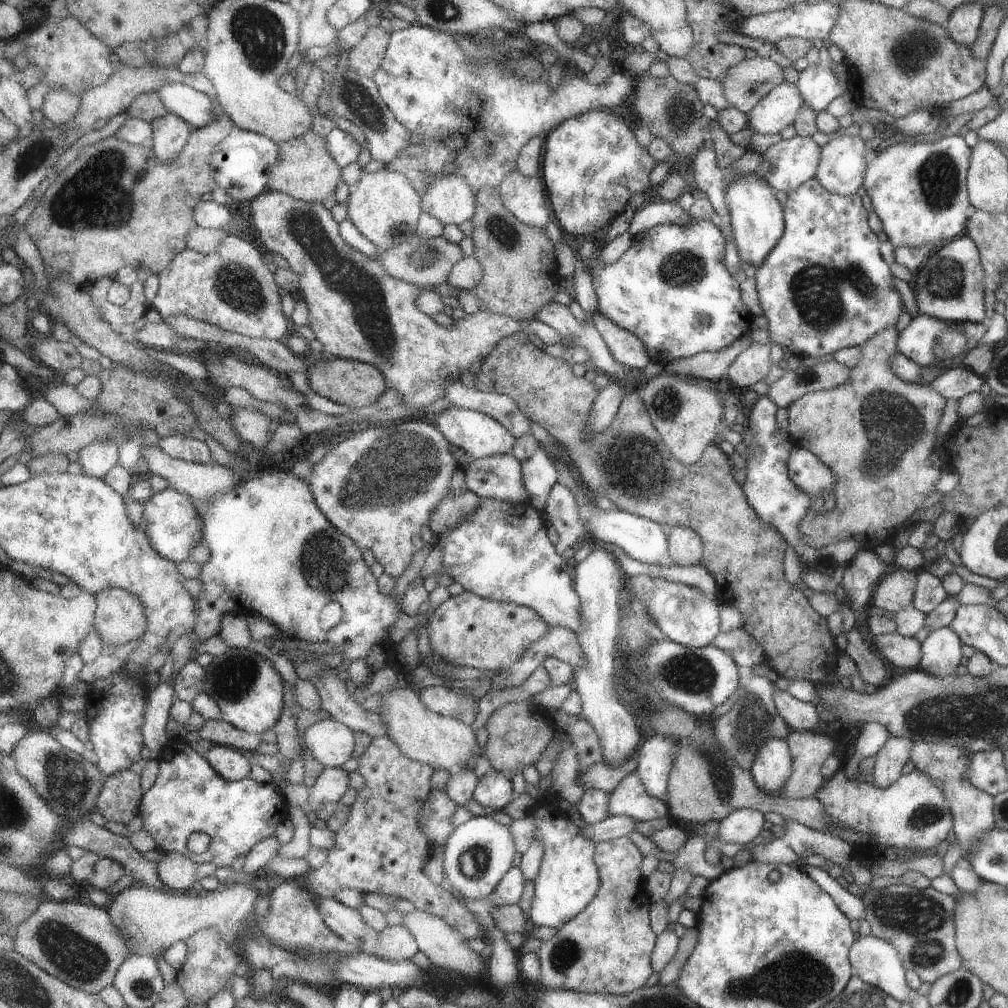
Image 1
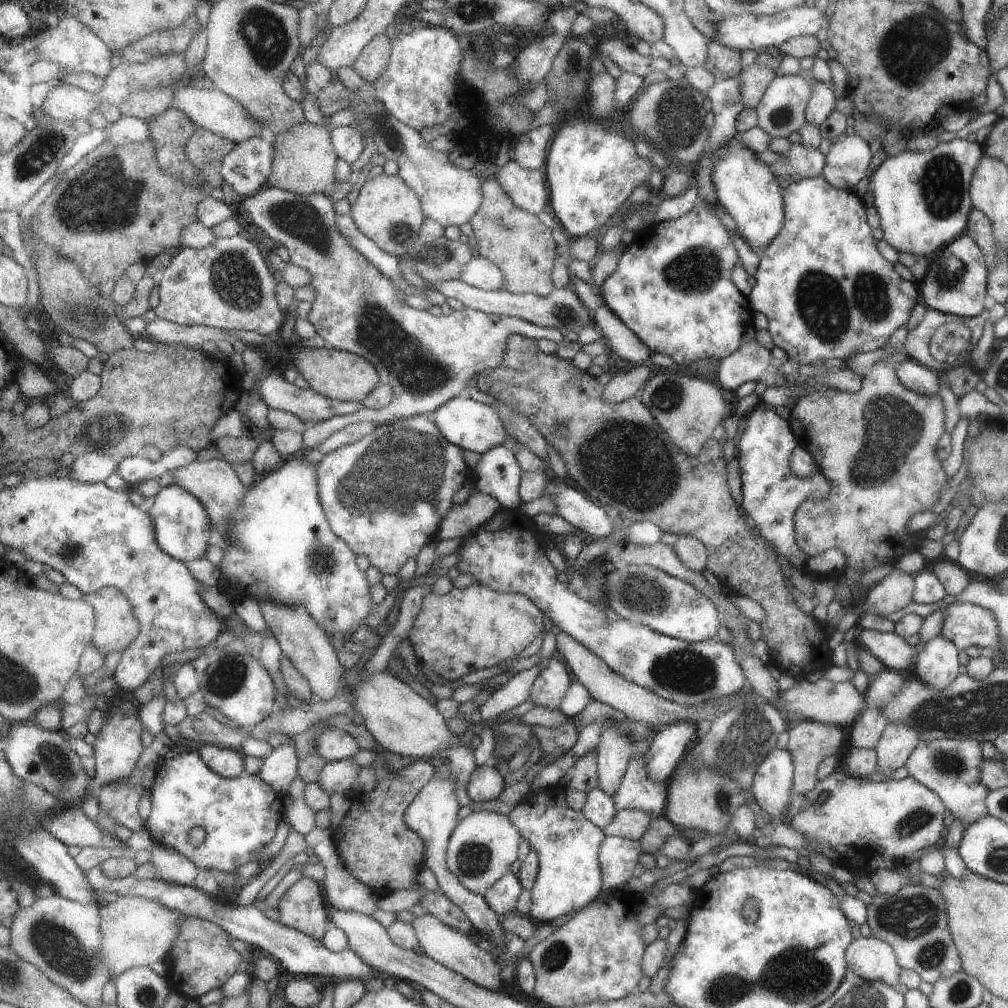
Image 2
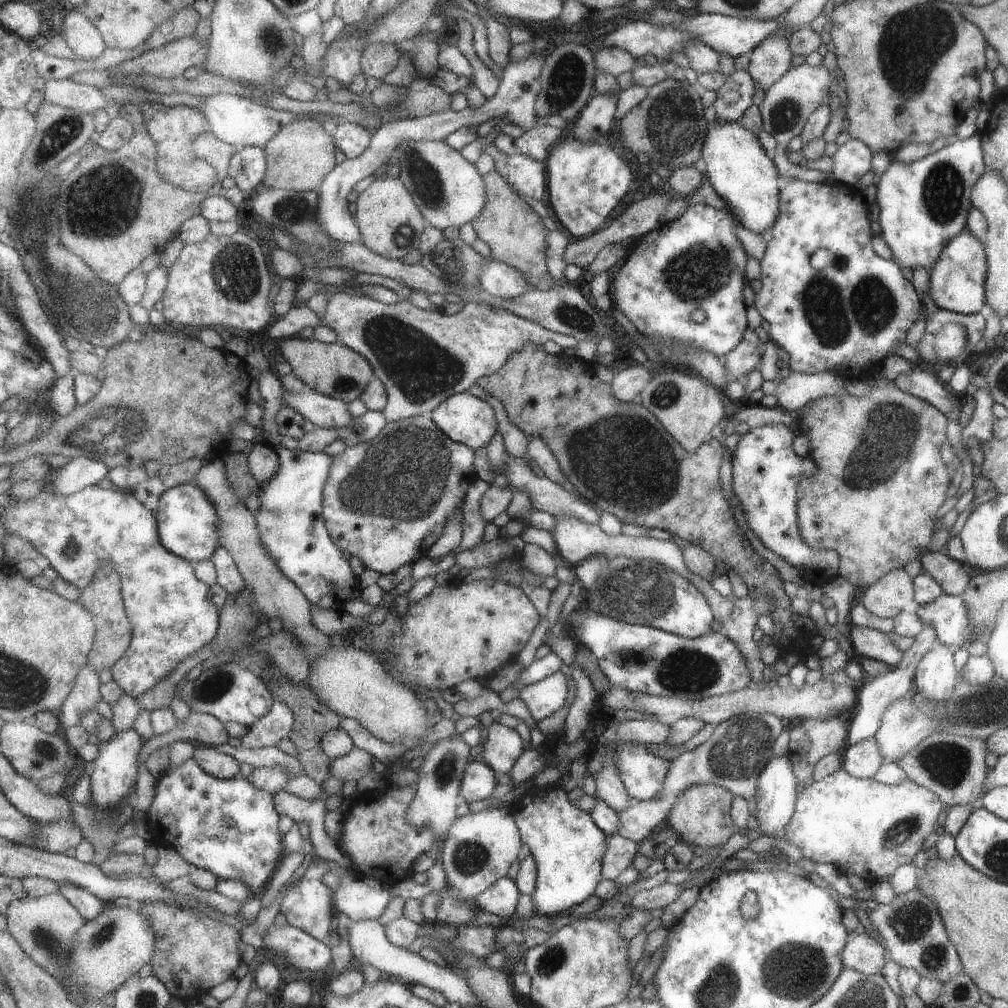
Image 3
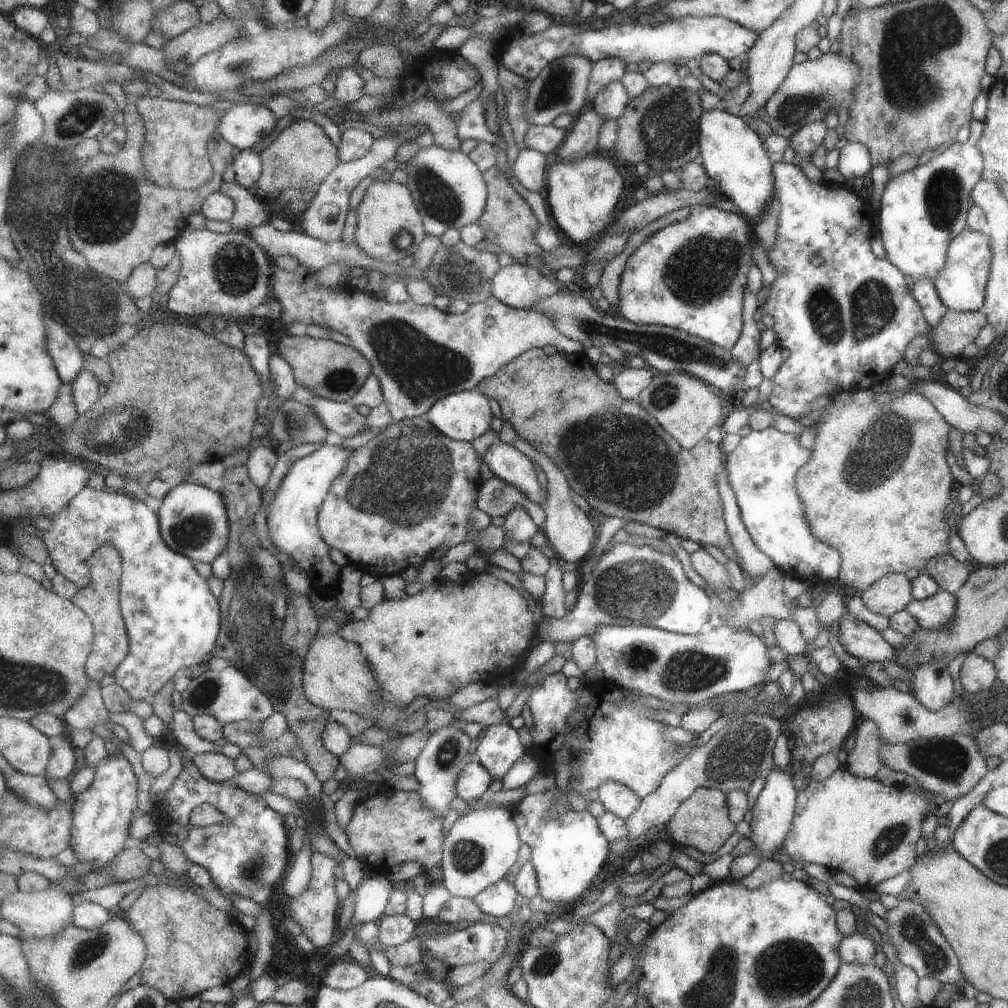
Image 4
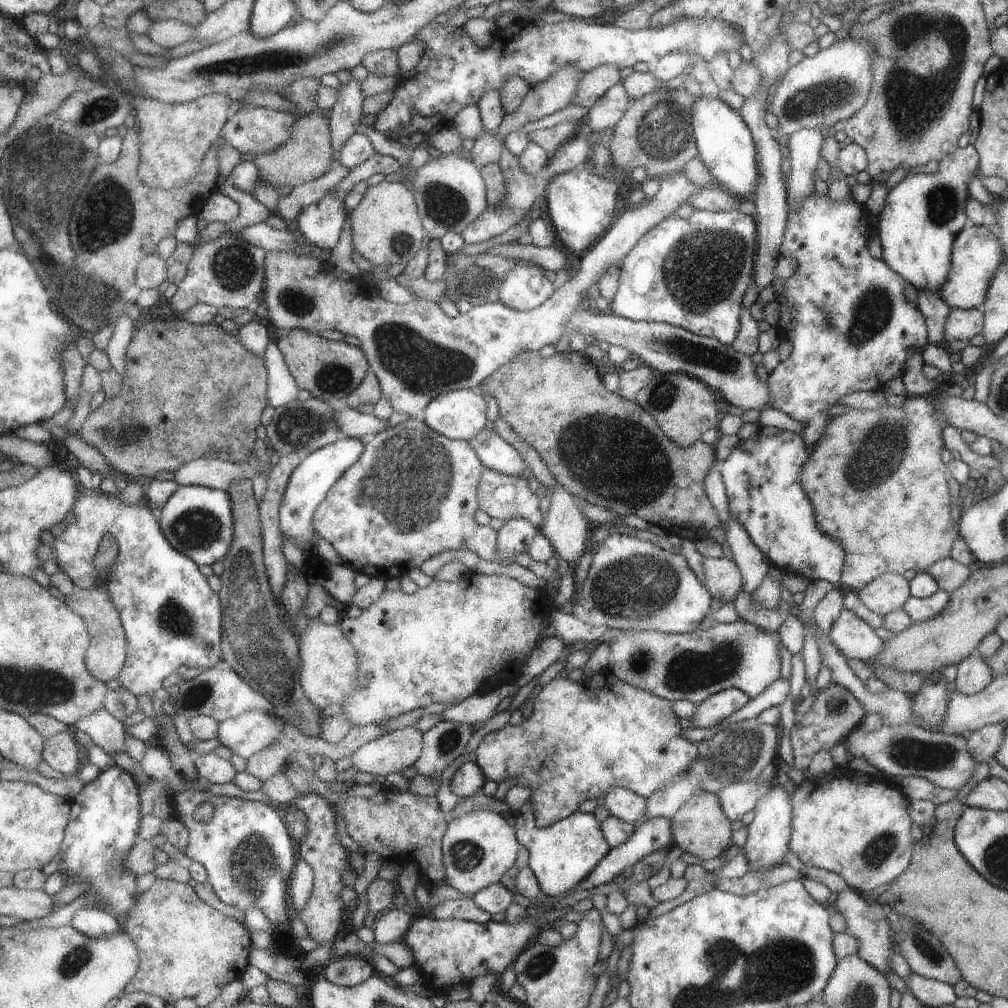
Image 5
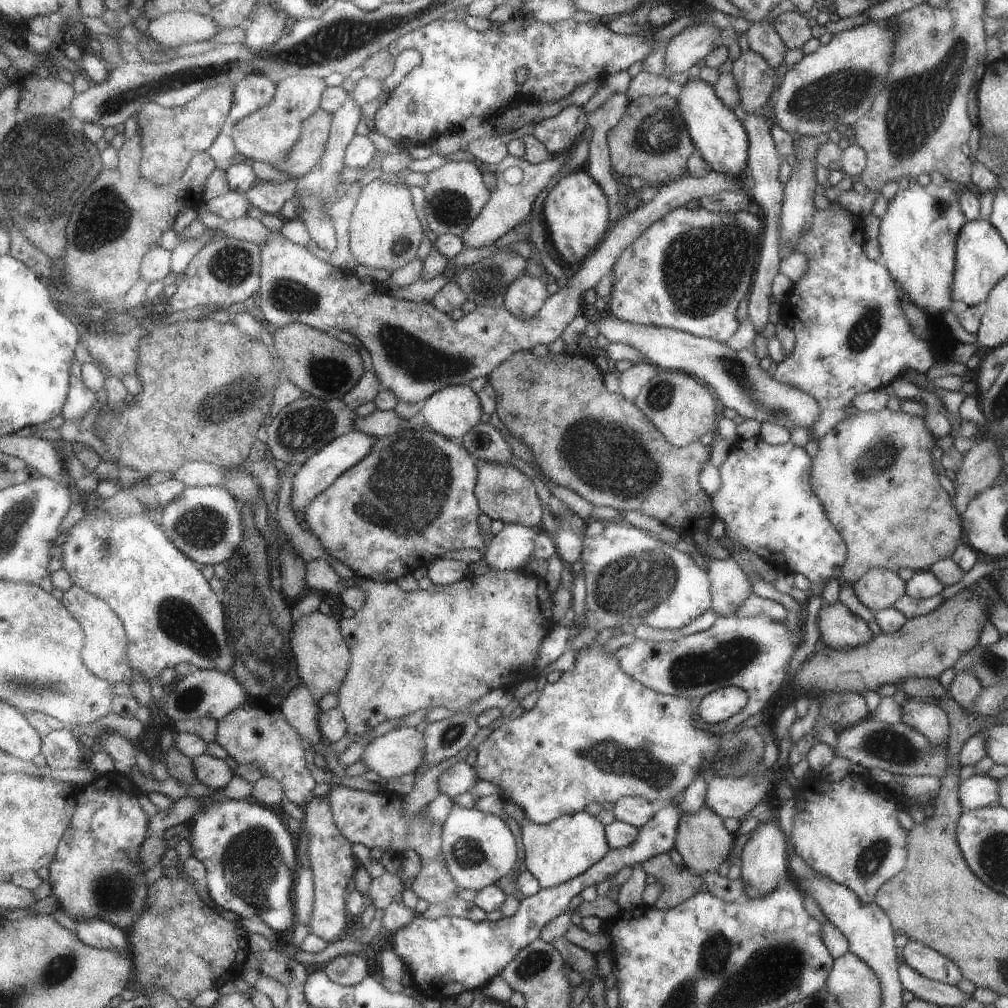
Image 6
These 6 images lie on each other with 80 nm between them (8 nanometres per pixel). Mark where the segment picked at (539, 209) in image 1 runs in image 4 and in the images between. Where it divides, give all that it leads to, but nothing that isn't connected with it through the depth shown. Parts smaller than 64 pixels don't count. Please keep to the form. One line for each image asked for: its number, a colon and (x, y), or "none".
2: (528, 188)
3: (527, 176)
4: (530, 166)

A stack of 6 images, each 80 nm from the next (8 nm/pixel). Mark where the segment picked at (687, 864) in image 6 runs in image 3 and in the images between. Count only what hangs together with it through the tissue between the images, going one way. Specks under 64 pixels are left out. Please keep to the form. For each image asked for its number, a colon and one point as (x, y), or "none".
3: (700, 816)
4: (700, 821)
5: (699, 828)

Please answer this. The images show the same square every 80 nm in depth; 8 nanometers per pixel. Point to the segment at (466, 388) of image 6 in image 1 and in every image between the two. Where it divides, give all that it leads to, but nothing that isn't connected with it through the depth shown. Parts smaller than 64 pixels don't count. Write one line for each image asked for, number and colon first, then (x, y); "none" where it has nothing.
1: (478, 433)
2: (472, 425)
3: (467, 419)
4: (464, 416)
5: (461, 413)

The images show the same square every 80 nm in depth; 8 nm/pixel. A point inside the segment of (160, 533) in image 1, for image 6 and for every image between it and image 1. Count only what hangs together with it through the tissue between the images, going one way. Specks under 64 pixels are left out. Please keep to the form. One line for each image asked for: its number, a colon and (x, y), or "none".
2: (184, 531)
3: (189, 520)
4: (194, 521)
5: (199, 521)
6: (205, 523)

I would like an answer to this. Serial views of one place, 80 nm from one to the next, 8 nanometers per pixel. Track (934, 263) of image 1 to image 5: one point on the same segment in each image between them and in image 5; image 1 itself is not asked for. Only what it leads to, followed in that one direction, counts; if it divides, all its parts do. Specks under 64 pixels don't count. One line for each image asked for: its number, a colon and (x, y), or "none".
2: (954, 283)
3: (956, 282)
4: (959, 285)
5: (976, 253)

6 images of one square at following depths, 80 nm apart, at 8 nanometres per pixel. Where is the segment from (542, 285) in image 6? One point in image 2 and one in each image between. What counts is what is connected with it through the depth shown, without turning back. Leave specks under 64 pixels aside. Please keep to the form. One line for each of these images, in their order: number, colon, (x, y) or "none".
2: (480, 272)
3: (500, 279)
4: (521, 286)
5: (525, 287)

